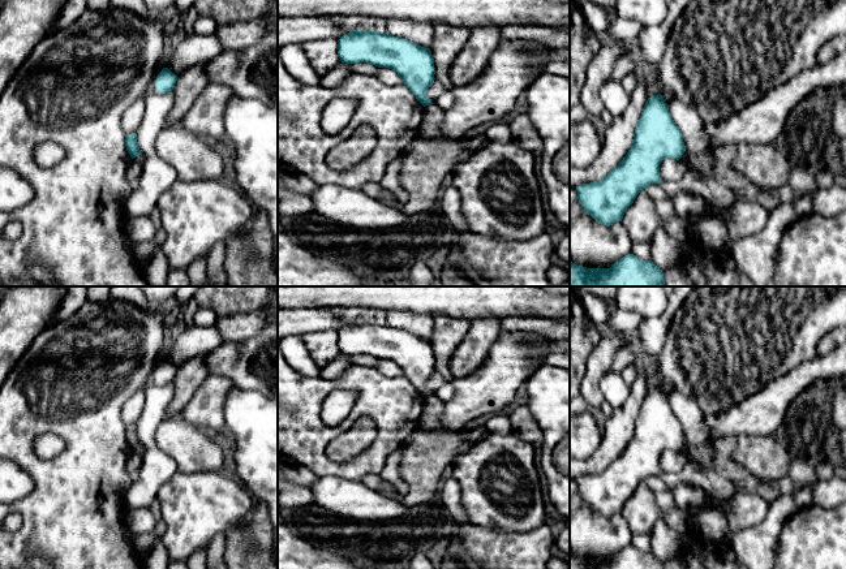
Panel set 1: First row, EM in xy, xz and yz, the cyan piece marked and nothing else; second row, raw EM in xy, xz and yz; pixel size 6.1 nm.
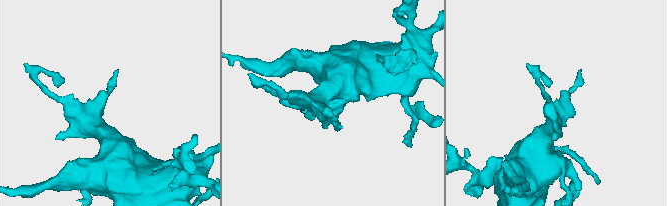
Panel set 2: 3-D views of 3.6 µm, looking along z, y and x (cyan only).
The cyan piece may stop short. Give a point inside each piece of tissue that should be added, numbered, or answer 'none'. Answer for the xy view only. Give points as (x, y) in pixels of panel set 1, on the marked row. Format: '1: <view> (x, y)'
none

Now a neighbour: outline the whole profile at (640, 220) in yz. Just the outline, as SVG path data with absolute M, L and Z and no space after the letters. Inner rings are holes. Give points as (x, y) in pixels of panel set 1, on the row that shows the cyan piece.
M644 187L635 198L634 203L623 215L622 224L631 237L632 243L650 243L654 232L660 227L660 217L654 207L654 201Z

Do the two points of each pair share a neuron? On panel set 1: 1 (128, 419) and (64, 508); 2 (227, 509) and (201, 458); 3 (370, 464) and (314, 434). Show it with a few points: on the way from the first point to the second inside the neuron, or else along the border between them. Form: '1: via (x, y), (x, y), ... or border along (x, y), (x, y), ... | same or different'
1: border along (133, 396), (123, 406), (121, 423), (124, 427) | different
2: border along (177, 471), (219, 473) | different
3: via (352, 469), (330, 468), (314, 452) | same

